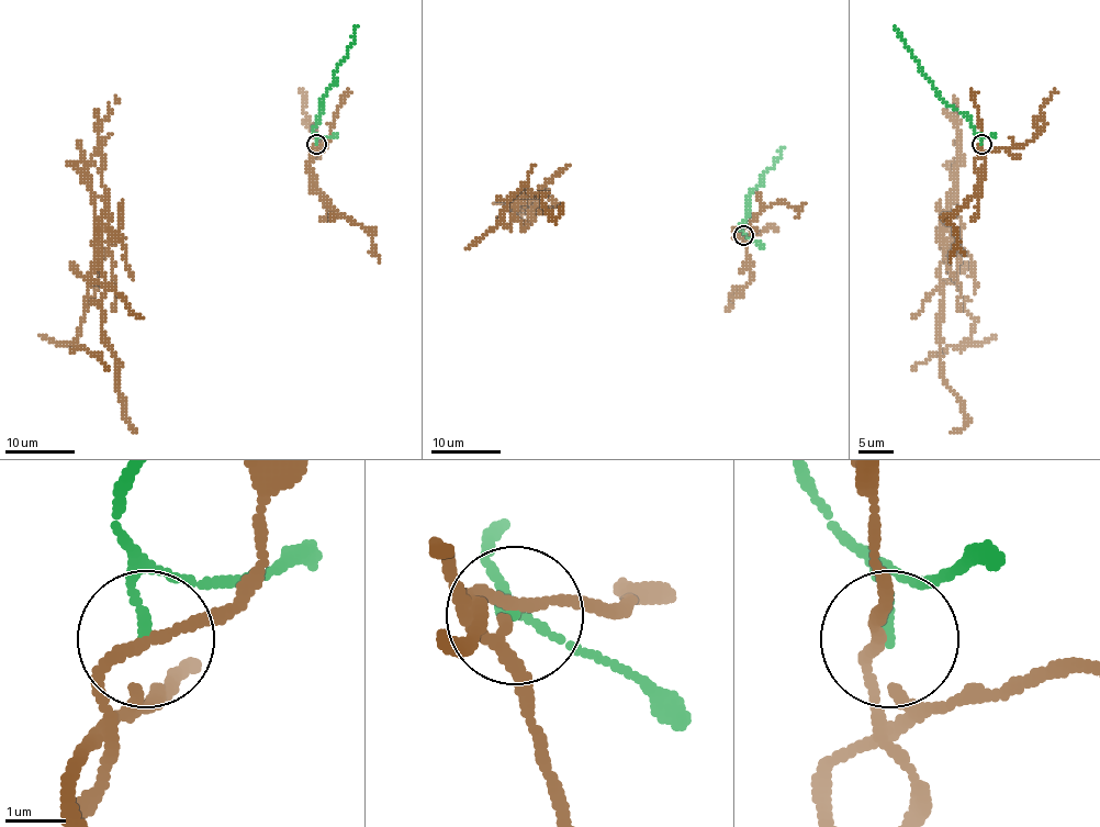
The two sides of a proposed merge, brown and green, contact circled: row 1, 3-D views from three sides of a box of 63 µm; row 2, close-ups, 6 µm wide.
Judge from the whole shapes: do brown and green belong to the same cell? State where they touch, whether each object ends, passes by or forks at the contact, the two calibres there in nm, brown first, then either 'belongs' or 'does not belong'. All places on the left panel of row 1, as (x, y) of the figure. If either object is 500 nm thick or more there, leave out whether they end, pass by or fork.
(316, 144) | brown passes by | green ends | 160/160 nm | does not belong

